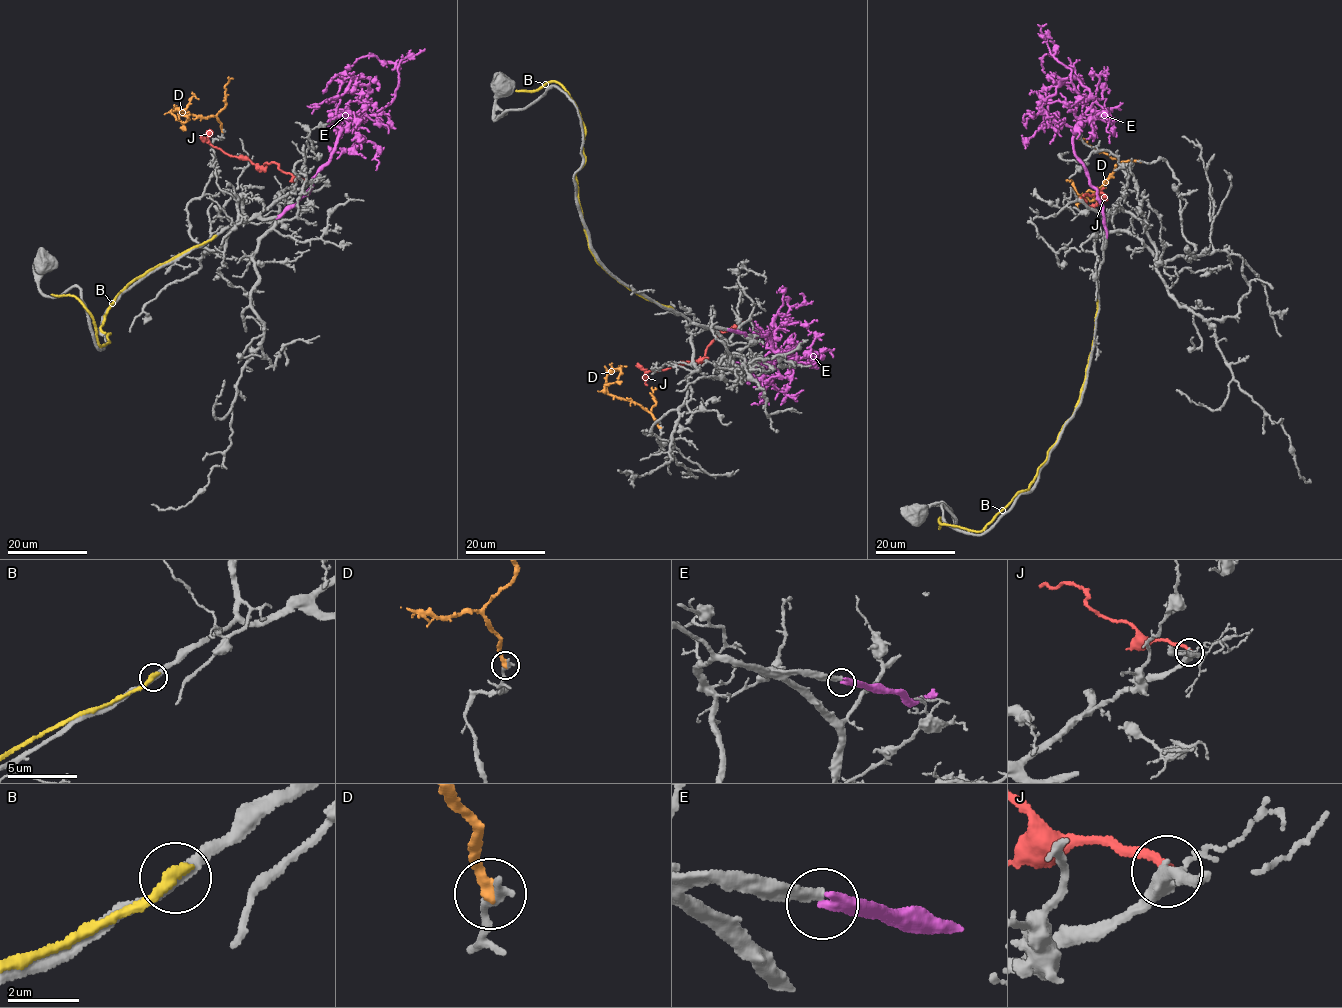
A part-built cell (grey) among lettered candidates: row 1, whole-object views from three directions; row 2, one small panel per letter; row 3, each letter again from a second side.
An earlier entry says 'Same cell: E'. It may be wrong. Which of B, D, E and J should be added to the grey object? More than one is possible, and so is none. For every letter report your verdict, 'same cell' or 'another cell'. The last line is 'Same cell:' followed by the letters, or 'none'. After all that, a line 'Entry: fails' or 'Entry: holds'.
B: another cell
D: another cell
E: another cell
J: another cell
Same cell: none
Entry: fails

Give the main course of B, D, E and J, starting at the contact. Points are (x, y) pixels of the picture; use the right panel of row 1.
B: (1097, 295), (1080, 400), (1029, 489), (1018, 492), (981, 531), (940, 523), (941, 518), (939, 529)
D: (1140, 161), (1117, 164), (1101, 188), (1096, 192), (1089, 190), (1082, 196), (1077, 195), (1070, 181)
E: (1106, 236), (1074, 149), (1076, 107), (1089, 91), (1053, 76), (1052, 84), (1086, 98)
J: (1080, 198), (1084, 200), (1082, 196), (1103, 193), (1101, 204), (1099, 193), (1104, 188)

